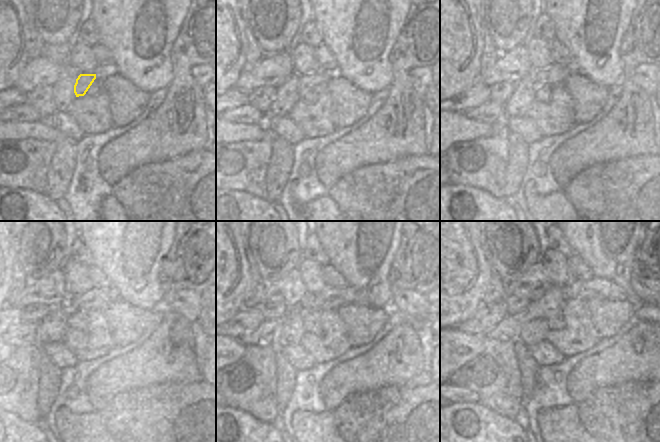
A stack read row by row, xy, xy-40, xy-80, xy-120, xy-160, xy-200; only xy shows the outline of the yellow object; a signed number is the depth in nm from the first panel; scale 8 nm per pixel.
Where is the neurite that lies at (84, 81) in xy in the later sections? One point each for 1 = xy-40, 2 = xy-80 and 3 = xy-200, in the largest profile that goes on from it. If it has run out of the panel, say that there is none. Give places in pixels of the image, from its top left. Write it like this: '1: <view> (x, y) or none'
1: xy-40 (306, 82)
2: xy-80 (531, 81)
3: xy-200 (576, 293)

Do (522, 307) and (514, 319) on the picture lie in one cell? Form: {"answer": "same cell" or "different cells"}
{"answer": "same cell"}

